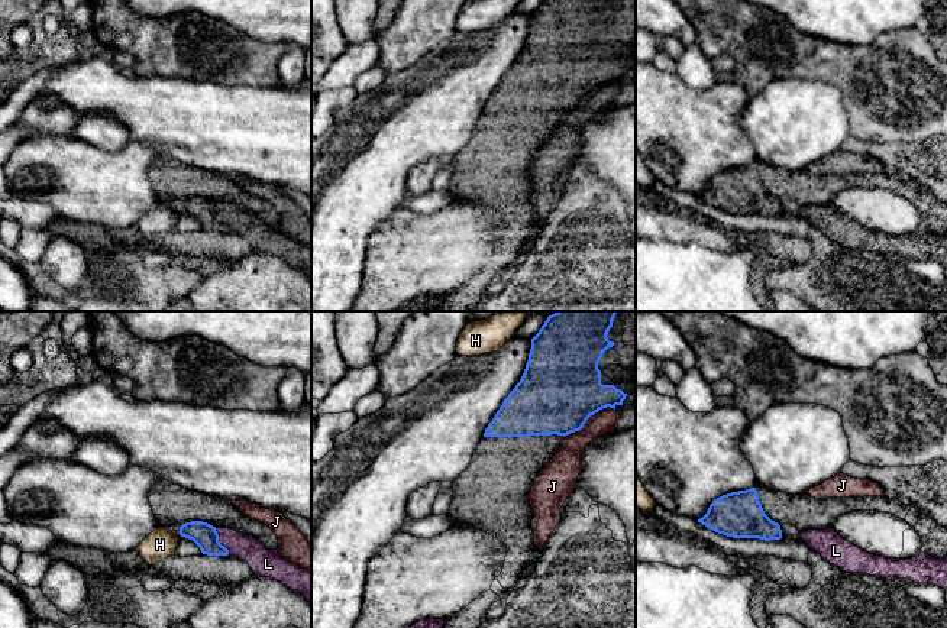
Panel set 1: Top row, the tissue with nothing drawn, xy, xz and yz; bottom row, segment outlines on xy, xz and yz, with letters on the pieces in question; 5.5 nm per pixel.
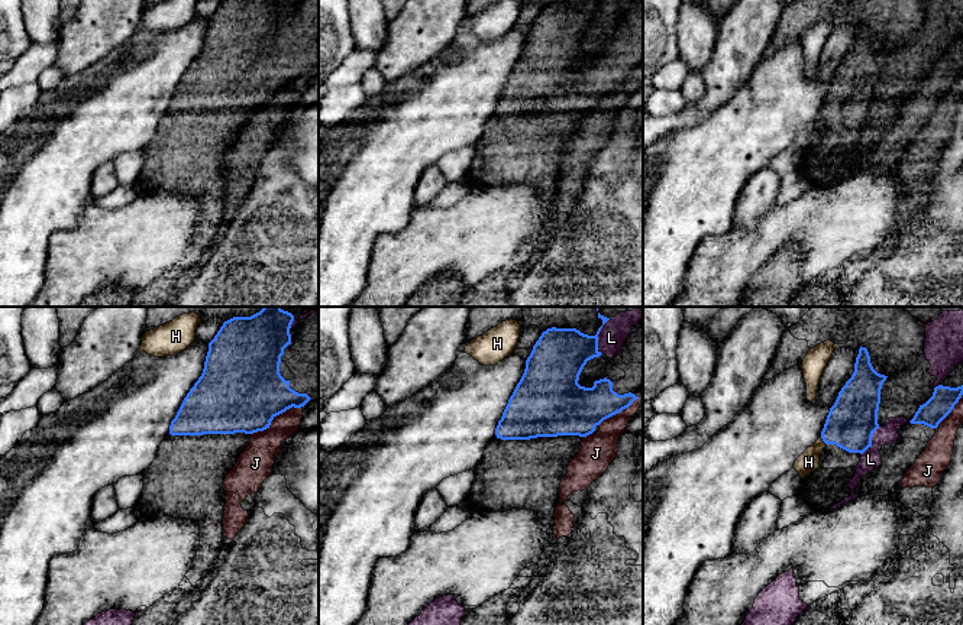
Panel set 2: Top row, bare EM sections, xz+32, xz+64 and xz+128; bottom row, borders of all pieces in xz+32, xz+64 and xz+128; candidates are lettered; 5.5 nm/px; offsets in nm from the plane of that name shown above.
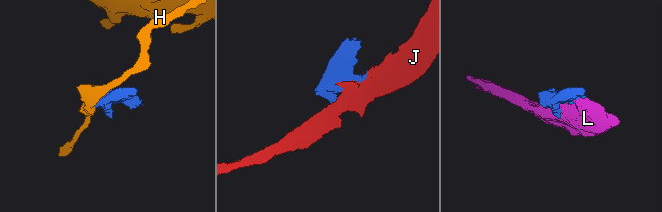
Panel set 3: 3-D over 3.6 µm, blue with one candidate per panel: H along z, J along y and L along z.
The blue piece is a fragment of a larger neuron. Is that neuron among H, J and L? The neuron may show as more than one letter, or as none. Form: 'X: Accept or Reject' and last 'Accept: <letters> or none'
H: Reject
J: Reject
L: Reject
Accept: none

